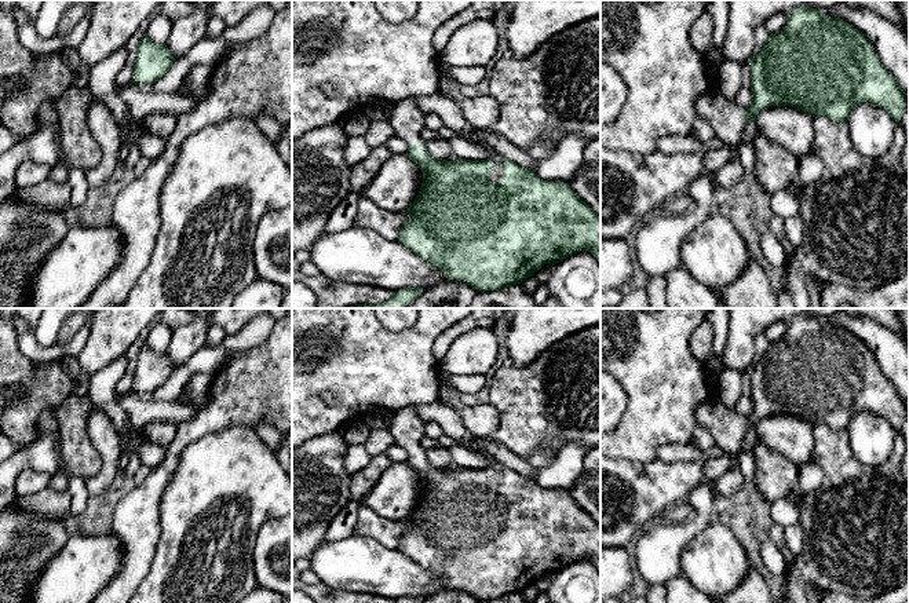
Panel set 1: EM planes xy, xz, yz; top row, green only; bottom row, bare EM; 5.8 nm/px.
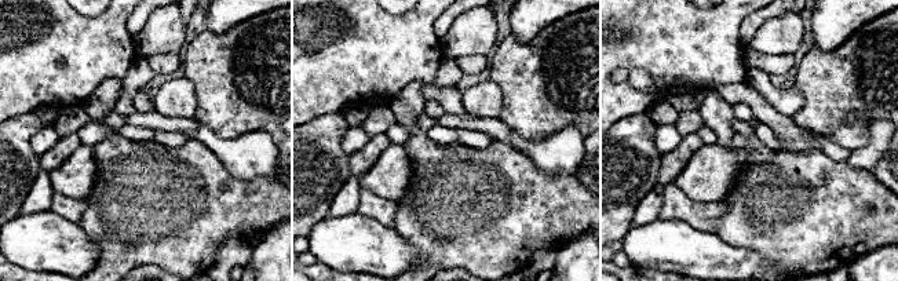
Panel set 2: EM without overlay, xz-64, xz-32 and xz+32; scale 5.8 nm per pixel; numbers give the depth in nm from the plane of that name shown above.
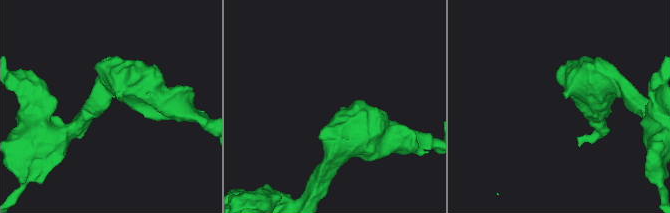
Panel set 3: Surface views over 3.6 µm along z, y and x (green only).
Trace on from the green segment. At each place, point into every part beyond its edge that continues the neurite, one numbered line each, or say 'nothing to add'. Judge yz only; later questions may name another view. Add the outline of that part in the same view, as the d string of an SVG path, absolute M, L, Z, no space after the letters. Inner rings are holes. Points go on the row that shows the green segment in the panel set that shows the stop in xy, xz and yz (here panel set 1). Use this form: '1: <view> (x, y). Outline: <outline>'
1: yz (727, 119). Outline: M712 87L696 99L698 117L709 121L715 136L731 149L737 149L748 117L735 102L727 100L716 87Z

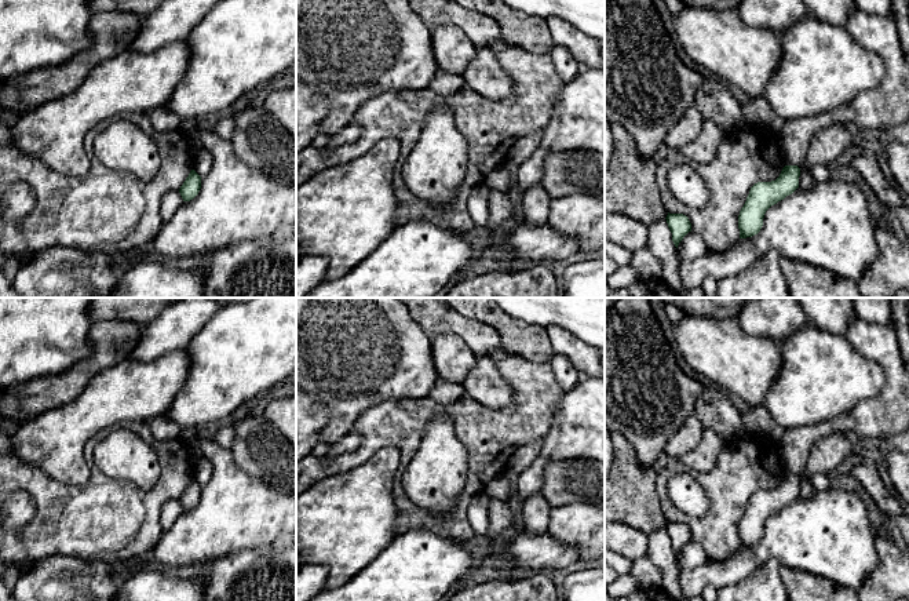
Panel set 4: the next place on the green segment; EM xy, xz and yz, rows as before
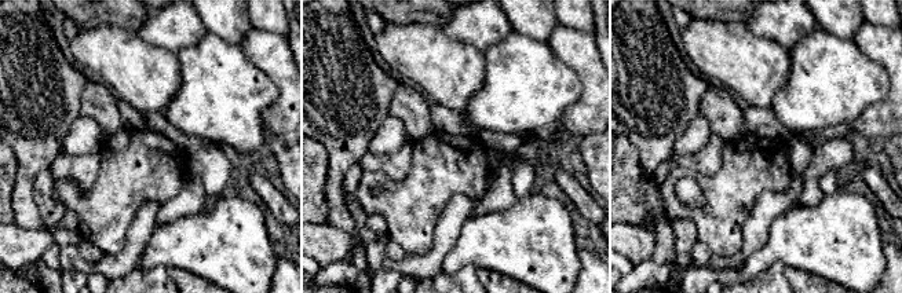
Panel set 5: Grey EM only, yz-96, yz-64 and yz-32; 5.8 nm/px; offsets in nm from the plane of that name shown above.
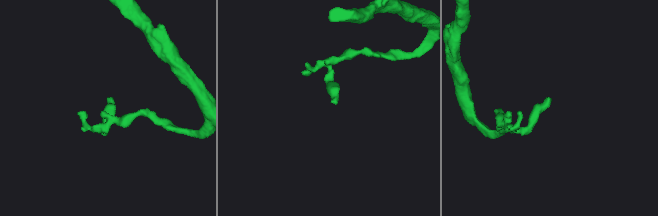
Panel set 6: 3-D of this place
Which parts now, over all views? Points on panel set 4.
nothing to add

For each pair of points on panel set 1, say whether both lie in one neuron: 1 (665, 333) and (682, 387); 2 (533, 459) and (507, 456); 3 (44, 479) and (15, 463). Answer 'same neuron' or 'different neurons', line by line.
1: same neuron
2: different neurons
3: different neurons

